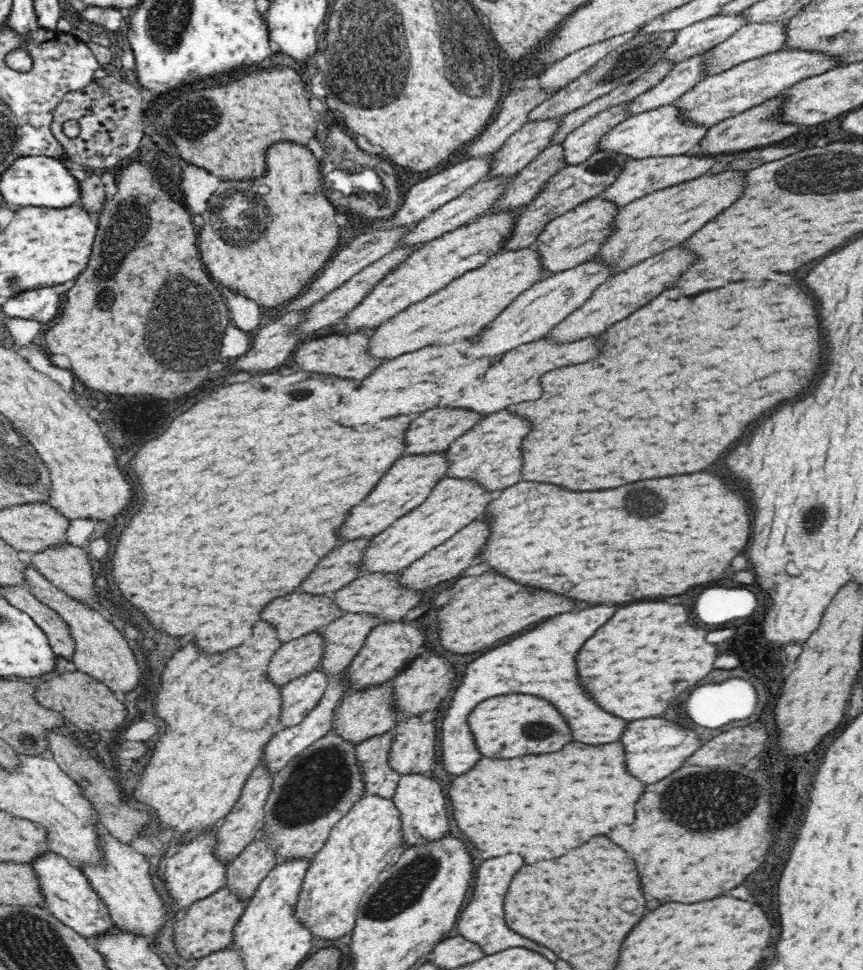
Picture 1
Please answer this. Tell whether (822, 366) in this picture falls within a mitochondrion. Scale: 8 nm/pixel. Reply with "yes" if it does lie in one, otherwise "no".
no

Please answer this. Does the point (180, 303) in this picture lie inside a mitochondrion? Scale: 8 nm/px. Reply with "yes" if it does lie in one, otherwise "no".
yes

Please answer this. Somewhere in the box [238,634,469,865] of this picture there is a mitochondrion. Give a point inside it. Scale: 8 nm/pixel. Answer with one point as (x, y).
(316, 784)

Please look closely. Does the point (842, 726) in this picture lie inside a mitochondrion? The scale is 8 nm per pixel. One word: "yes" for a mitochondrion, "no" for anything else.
no

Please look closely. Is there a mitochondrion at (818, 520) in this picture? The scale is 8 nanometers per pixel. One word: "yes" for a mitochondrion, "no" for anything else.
yes

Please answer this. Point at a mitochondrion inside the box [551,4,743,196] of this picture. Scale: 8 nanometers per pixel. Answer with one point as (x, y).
(631, 59)

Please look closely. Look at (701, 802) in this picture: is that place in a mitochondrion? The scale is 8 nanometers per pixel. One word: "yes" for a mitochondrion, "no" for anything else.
yes

